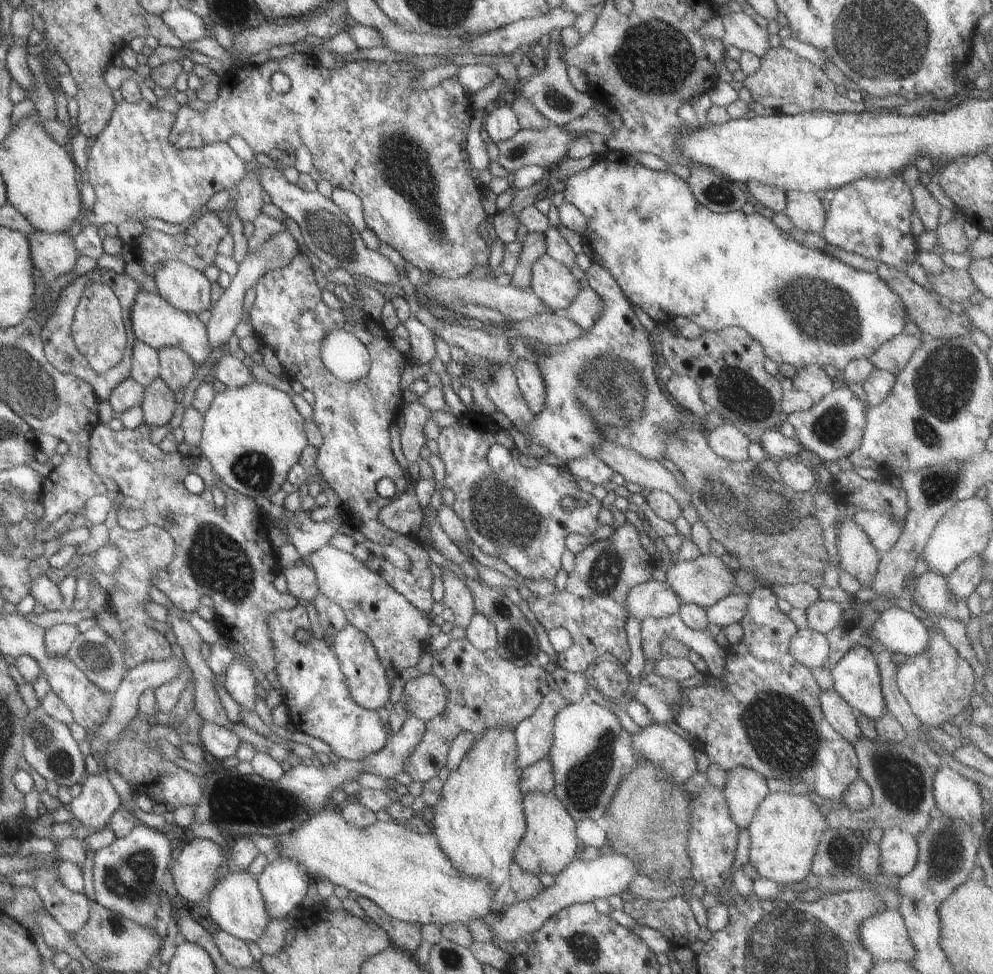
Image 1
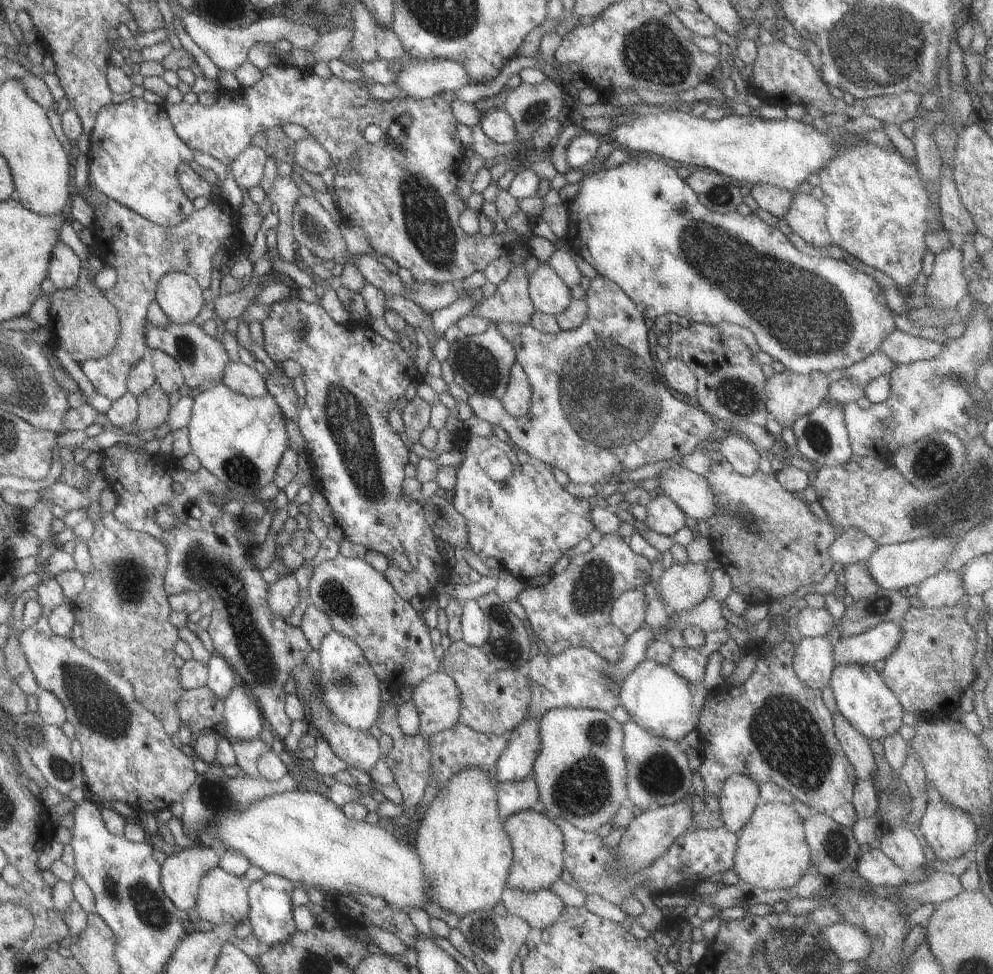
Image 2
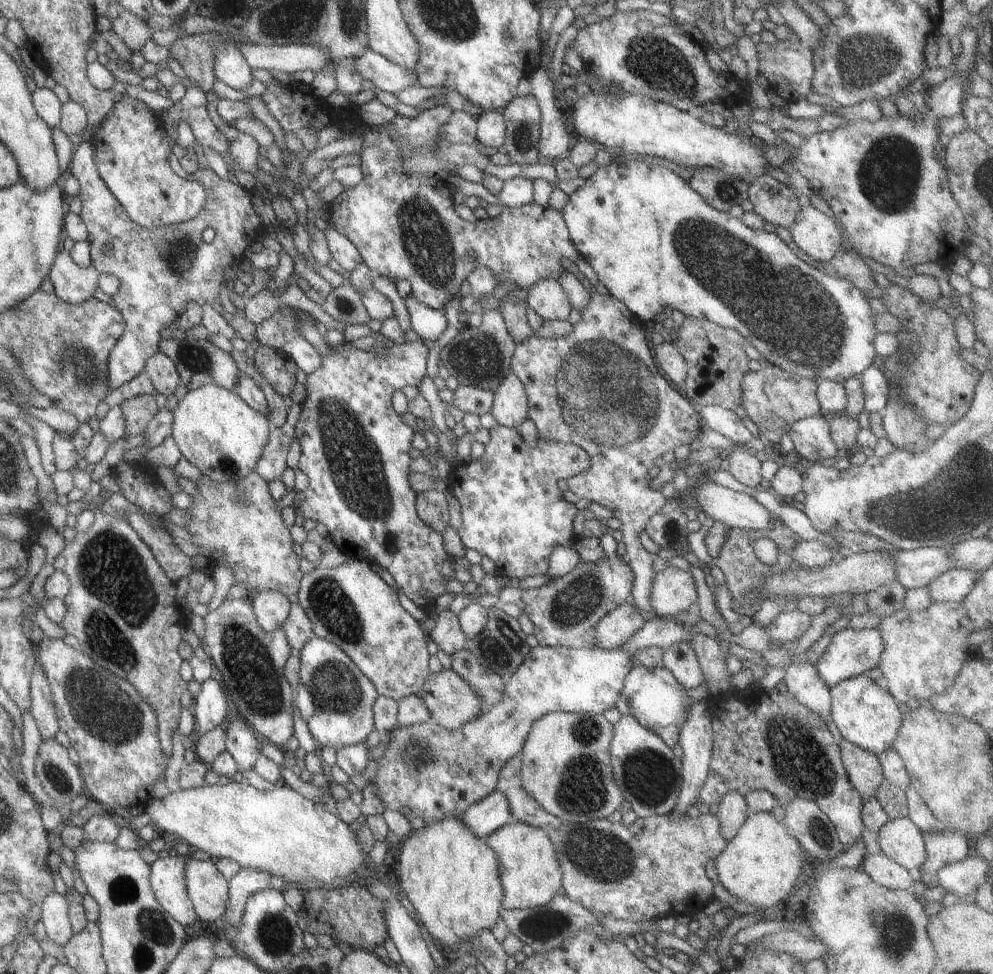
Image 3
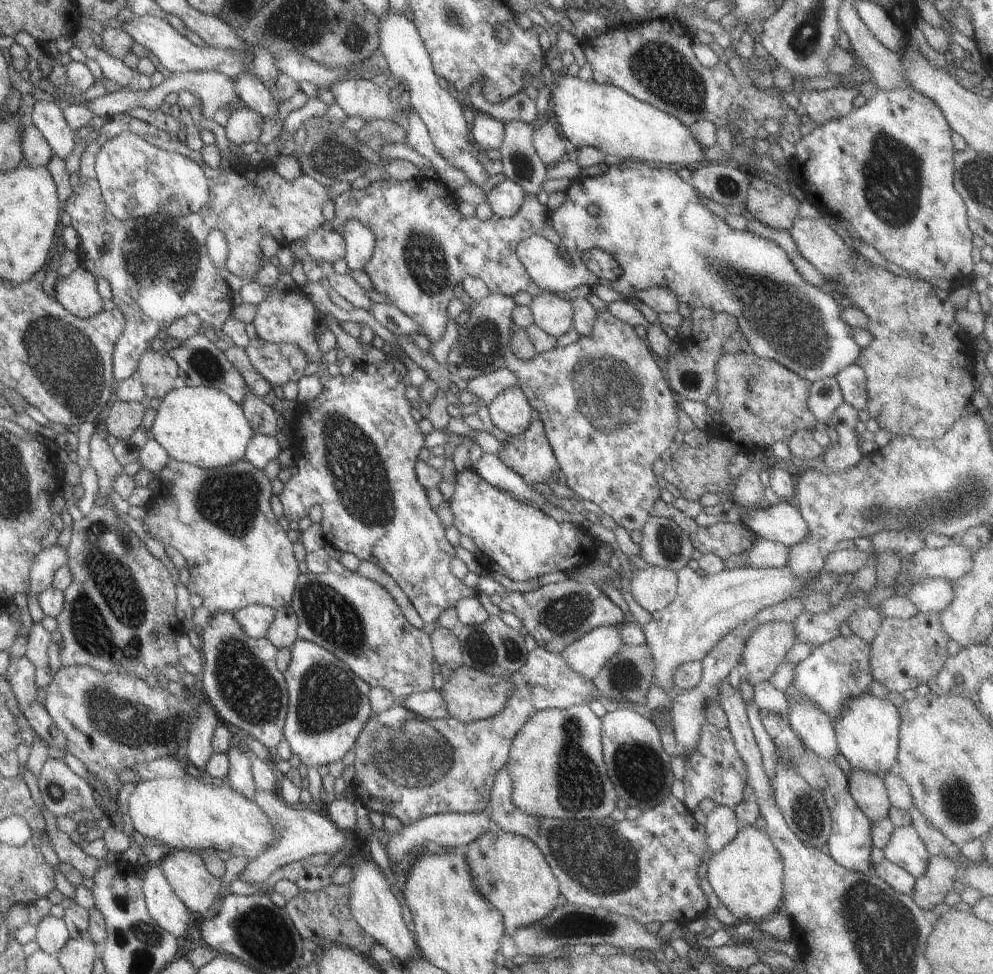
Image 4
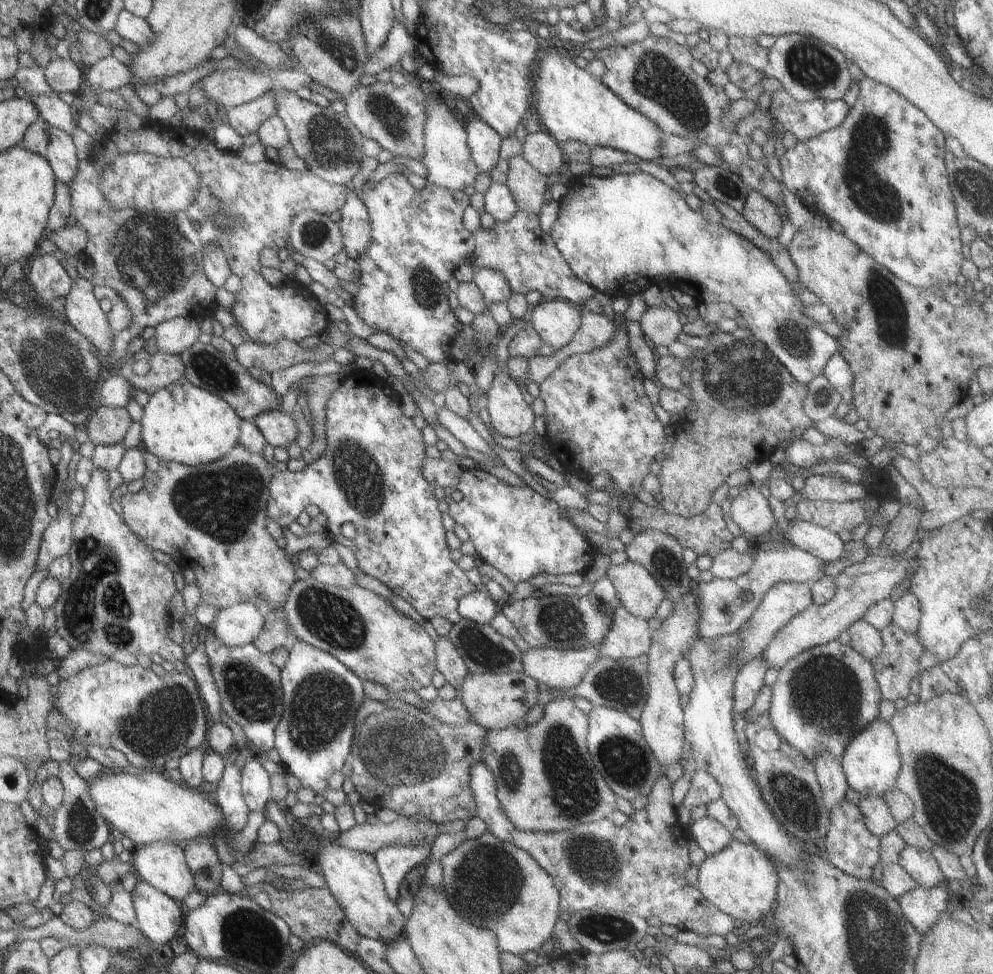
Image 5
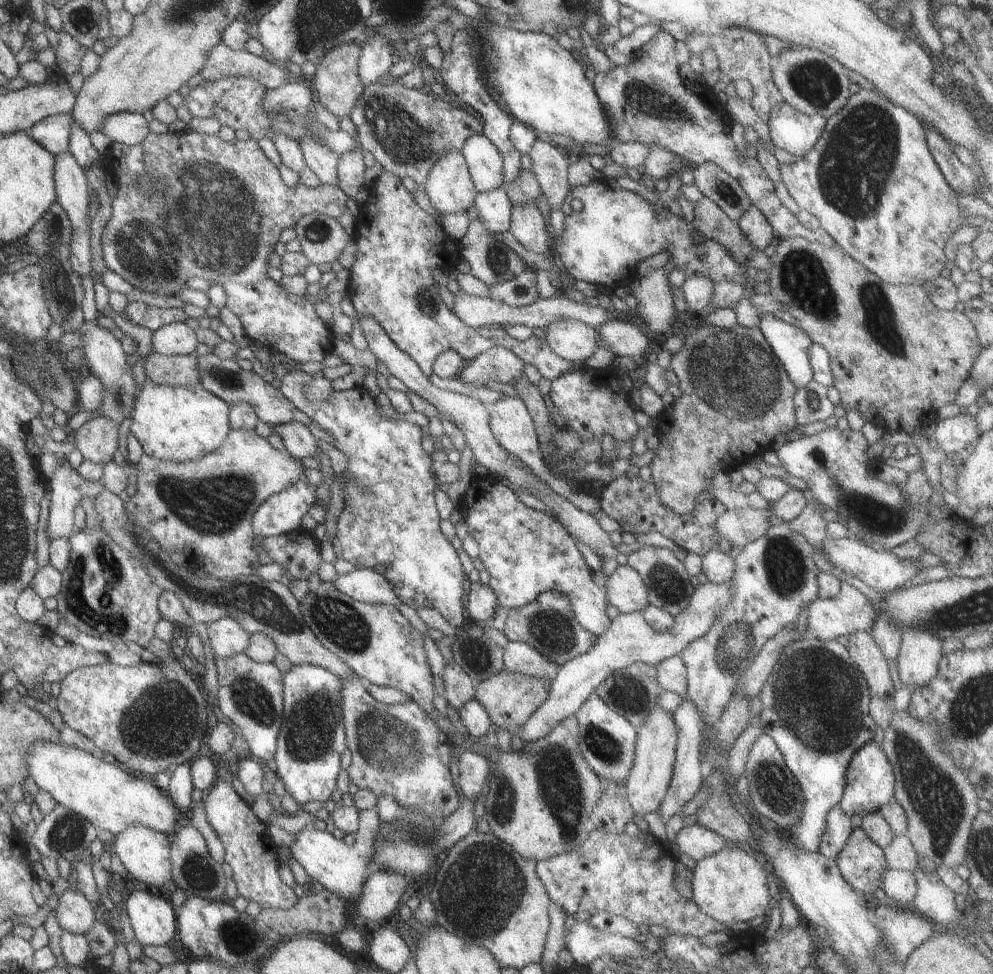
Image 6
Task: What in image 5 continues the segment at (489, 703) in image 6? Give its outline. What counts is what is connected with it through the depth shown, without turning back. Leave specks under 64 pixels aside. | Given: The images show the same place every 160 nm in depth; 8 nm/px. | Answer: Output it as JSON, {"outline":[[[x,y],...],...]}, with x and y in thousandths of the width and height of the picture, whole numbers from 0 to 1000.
{"outline":[[[526,689],[505,691],[471,691],[466,702],[458,709],[459,717],[464,719],[472,737],[488,749],[505,749],[519,745],[539,723],[542,723],[541,700]]]}

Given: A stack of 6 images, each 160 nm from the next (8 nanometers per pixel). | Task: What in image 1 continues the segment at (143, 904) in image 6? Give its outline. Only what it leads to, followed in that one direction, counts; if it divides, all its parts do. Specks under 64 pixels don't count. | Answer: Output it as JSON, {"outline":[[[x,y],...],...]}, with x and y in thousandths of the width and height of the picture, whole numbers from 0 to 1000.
{"outline":[[[188,856],[187,867],[180,874],[172,879],[172,885],[169,889],[170,895],[174,900],[174,910],[178,920],[186,929],[206,928],[212,913],[217,910],[219,903],[218,897],[226,877],[223,869],[211,861],[199,860]]]}

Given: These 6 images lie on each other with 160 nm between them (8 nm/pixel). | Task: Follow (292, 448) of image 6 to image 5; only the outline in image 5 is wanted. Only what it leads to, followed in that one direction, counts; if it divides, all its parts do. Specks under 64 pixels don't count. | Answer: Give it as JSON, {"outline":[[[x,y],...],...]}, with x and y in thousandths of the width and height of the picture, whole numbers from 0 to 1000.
{"outline":[[[269,421],[255,429],[255,435],[263,446],[268,456],[273,459],[290,460],[291,455],[298,452],[299,438],[294,426],[288,426],[281,421]]]}

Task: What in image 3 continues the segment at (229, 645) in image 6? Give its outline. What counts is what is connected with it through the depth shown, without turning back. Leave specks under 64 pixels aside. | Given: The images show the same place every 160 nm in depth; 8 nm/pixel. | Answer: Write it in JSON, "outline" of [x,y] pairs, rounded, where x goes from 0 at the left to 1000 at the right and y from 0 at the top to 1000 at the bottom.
{"outline":[[[263,607],[253,612],[259,641],[265,648],[274,648],[285,641],[292,625],[292,618],[279,607]]]}

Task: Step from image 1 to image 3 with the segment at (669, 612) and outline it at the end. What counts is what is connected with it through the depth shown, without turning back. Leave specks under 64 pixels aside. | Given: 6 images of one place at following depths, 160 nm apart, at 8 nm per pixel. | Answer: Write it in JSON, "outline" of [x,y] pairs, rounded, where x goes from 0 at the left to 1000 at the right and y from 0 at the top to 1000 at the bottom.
{"outline":[[[635,614],[616,624],[598,643],[598,661],[602,666],[620,666],[649,640]]]}

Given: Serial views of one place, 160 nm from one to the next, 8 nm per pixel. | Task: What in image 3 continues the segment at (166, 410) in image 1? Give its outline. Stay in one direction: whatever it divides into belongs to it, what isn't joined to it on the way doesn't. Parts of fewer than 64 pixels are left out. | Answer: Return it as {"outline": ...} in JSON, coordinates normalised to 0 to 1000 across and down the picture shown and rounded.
{"outline":[[[143,405],[124,413],[120,419],[125,427],[125,444],[132,448],[143,446],[148,434],[157,426],[158,417],[155,412],[155,405]]]}

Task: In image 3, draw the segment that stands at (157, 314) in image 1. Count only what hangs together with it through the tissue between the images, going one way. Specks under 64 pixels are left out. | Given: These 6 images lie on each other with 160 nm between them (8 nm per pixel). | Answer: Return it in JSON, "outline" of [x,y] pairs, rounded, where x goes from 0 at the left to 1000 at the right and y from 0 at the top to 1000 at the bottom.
{"outline":[[[161,347],[159,349],[159,359],[174,371],[181,388],[181,394],[185,396],[187,401],[210,393],[233,401],[238,393],[238,388],[241,386],[240,378],[231,362],[221,358],[208,348]]]}

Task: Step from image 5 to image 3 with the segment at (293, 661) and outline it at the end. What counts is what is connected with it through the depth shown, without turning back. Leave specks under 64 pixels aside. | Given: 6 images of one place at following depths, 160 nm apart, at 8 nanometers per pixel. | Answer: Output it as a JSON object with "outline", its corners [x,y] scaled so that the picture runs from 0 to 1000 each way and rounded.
{"outline":[[[313,654],[301,667],[301,699],[295,716],[295,727],[306,738],[319,769],[341,767],[368,759],[378,745],[375,723],[380,709],[363,686],[333,658]]]}

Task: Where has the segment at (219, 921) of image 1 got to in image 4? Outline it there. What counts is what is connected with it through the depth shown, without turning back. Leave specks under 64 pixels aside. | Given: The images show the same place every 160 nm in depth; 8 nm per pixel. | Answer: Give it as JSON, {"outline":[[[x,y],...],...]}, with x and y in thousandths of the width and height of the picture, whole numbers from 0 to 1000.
{"outline":[[[173,872],[163,882],[156,886],[162,892],[164,899],[168,902],[170,910],[178,919],[178,922],[191,934],[192,937],[207,940],[208,933],[221,916],[223,910],[222,900],[215,899],[205,888],[199,875],[186,872]]]}

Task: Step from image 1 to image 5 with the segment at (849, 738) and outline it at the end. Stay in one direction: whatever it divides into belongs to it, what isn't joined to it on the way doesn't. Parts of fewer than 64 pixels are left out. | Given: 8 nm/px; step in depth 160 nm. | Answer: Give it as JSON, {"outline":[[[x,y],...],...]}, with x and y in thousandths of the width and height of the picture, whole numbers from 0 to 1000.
{"outline":[[[871,817],[863,825],[870,848],[883,860],[901,853],[902,845],[897,840],[888,817]]]}

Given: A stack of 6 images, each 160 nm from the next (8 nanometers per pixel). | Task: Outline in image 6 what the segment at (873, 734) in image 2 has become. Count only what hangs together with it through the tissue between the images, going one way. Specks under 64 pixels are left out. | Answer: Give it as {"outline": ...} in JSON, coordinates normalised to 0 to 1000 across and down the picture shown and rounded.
{"outline":[[[879,761],[873,762],[873,764],[867,766],[855,782],[855,786],[851,791],[851,807],[844,822],[843,832],[847,836],[857,840],[857,838],[863,838],[869,840],[873,838],[875,834],[883,834],[891,823],[894,823],[899,816],[899,789],[897,784],[893,782],[891,774],[887,772],[887,768]]]}

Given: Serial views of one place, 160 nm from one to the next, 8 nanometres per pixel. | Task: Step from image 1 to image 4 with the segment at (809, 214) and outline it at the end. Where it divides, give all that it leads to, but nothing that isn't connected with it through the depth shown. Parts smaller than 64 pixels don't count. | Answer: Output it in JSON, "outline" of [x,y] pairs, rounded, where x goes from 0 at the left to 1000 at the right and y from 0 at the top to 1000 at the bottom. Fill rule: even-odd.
{"outline":[[[804,223],[794,234],[803,259],[816,269],[816,272],[831,285],[841,287],[849,294],[849,300],[859,310],[859,315],[873,323],[871,339],[878,345],[875,355],[866,357],[861,374],[871,383],[871,398],[874,410],[870,419],[881,431],[884,439],[896,444],[898,448],[917,449],[927,452],[940,452],[950,448],[977,416],[980,405],[980,390],[976,387],[974,366],[970,363],[972,341],[960,328],[963,319],[956,309],[956,301],[915,285],[902,283],[890,277],[868,263],[865,265],[853,255],[839,233],[824,223]],[[869,312],[877,312],[877,318],[869,318]]]}

